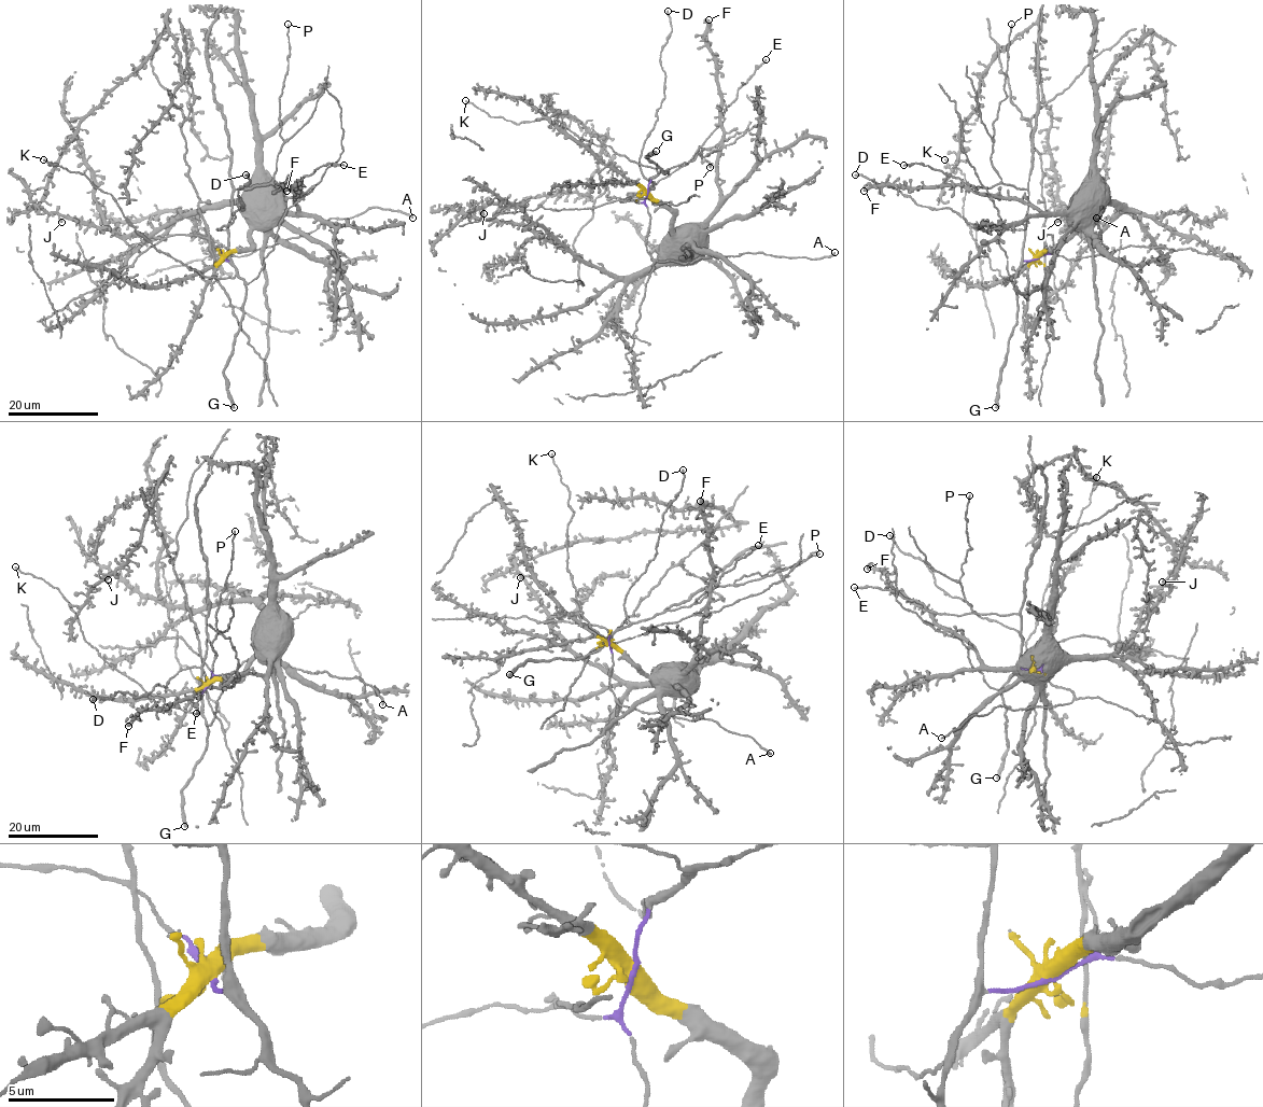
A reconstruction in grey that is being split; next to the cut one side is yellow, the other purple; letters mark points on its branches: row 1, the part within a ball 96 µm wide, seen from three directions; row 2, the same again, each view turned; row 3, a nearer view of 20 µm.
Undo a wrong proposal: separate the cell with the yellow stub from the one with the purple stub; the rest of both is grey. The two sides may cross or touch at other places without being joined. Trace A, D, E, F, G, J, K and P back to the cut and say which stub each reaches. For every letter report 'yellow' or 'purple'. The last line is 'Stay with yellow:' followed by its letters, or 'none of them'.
A: purple
D: purple
E: purple
F: yellow
G: purple
J: yellow
K: purple
P: purple
Stay with yellow: F, J

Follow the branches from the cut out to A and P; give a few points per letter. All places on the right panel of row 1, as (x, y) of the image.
A: (1038, 257), (1048, 254), (1067, 258), (1105, 256), (1107, 248), (1100, 240), (1096, 221), (1102, 207), (1096, 218)
P: (1038, 257), (1023, 258), (1028, 194), (1005, 184), (991, 158), (993, 122), (1006, 97), (1012, 24)

